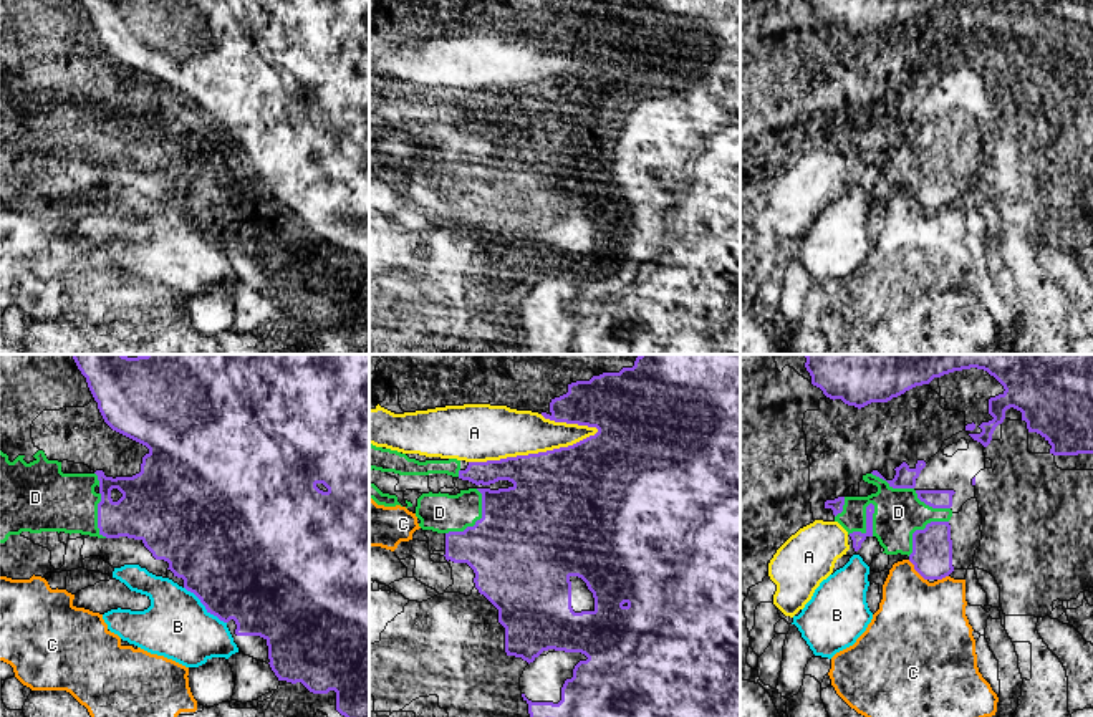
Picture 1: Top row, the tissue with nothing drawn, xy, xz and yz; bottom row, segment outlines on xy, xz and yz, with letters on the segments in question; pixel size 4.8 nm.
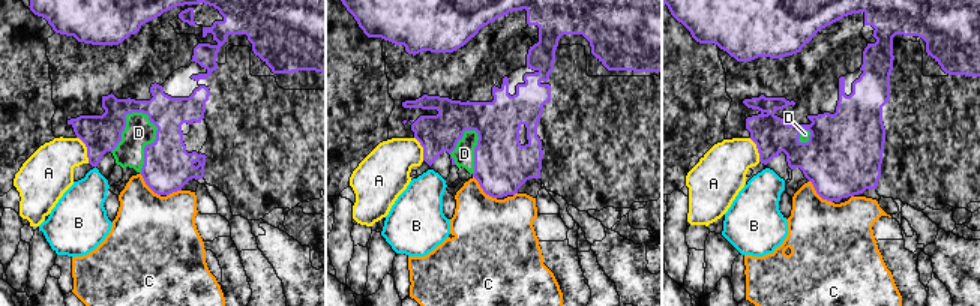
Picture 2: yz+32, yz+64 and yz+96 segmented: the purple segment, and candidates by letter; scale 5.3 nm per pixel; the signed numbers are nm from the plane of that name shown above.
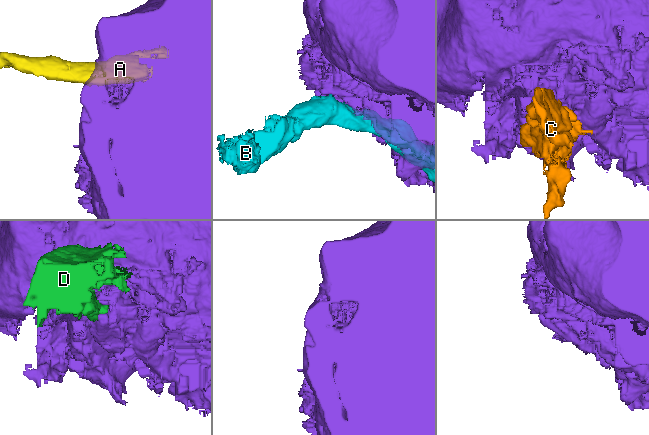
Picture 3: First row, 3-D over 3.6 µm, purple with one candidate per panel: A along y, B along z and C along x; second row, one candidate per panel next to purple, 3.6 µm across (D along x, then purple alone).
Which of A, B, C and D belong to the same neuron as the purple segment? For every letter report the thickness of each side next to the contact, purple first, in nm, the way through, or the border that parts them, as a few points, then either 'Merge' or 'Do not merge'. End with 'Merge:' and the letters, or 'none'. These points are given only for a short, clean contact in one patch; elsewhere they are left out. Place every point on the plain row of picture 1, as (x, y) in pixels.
A: Thickness 480 nm (purple) against 280 nm. Do not merge
B: Thickness 500 nm (purple) against 320 nm. Do not merge
C: Thickness 190 nm (purple) against 400 nm. Do not merge
D: Thickness 100 nm (purple) against 240 nm. Do not merge
Merge: none

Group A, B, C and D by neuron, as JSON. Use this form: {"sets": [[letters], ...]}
{"sets": [["A"], ["B"], ["C"], ["D"]]}

